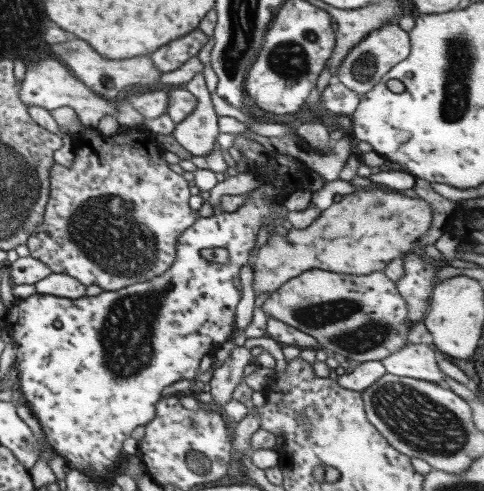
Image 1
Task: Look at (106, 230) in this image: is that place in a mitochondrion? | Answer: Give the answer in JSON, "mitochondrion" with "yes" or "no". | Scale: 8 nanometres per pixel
{"mitochondrion":"yes"}

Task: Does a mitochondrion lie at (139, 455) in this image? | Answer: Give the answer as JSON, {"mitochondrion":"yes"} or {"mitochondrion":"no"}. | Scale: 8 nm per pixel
{"mitochondrion":"no"}

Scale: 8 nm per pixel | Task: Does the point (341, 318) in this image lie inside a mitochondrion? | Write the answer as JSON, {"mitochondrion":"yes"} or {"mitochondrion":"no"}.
{"mitochondrion":"yes"}

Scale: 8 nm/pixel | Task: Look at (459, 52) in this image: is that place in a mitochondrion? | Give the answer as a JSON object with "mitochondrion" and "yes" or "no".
{"mitochondrion":"yes"}

